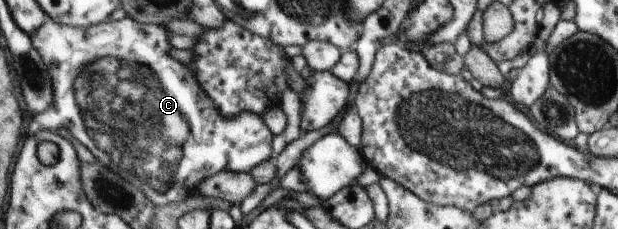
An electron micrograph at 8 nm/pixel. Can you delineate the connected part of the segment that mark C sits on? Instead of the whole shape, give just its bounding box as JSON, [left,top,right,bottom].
[31,17,274,205]

